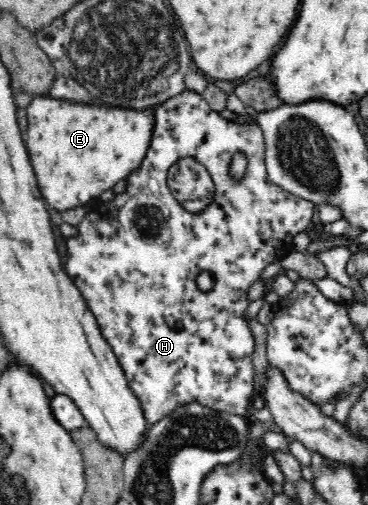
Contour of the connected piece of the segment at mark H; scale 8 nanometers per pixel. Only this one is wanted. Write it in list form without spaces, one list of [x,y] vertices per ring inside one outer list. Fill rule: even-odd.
[[[185,89],[180,94],[167,98],[165,102],[156,104],[152,107],[155,124],[149,152],[143,160],[143,164],[137,168],[125,181],[126,188],[123,193],[118,193],[113,198],[105,202],[105,206],[101,206],[97,212],[89,212],[83,220],[77,224],[78,234],[67,237],[67,260],[65,262],[65,273],[67,277],[74,282],[76,288],[81,291],[89,311],[95,316],[95,321],[101,329],[101,337],[109,343],[111,351],[115,353],[119,367],[125,373],[127,385],[131,387],[133,395],[137,397],[137,401],[141,403],[141,413],[145,417],[145,421],[149,425],[153,425],[161,421],[163,416],[167,416],[171,410],[175,410],[179,404],[183,402],[198,402],[203,406],[213,408],[219,412],[227,414],[237,414],[243,417],[250,417],[252,410],[250,404],[252,399],[259,395],[257,382],[253,379],[253,364],[251,364],[251,354],[255,348],[255,340],[249,329],[249,323],[243,319],[243,312],[247,310],[250,301],[248,300],[248,291],[251,284],[254,284],[259,278],[259,274],[265,270],[265,266],[275,263],[275,260],[285,257],[289,253],[294,252],[293,238],[303,233],[309,226],[313,214],[315,214],[315,203],[307,201],[301,197],[297,197],[277,184],[268,180],[267,168],[265,165],[265,141],[263,141],[263,133],[261,127],[254,121],[248,121],[247,124],[230,121],[225,119],[219,111],[213,110],[209,103],[203,98],[201,93],[194,90]],[[243,153],[247,160],[245,176],[241,182],[234,182],[229,175],[229,164],[232,157]],[[193,158],[200,164],[205,166],[214,183],[214,192],[212,201],[201,212],[188,212],[182,204],[174,197],[174,194],[167,187],[169,168],[179,162],[179,160]],[[202,272],[208,272],[213,279],[213,287],[210,291],[204,292],[198,287],[198,276]]]

